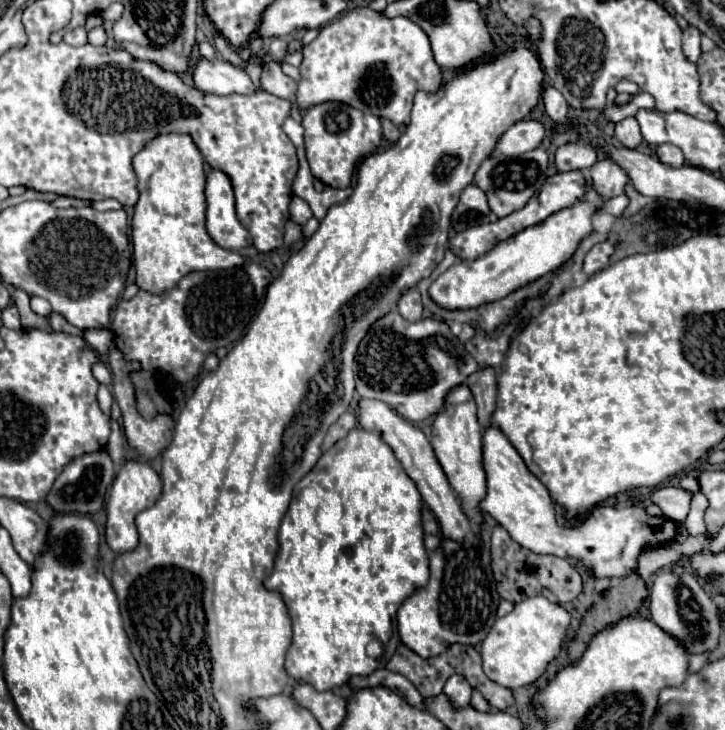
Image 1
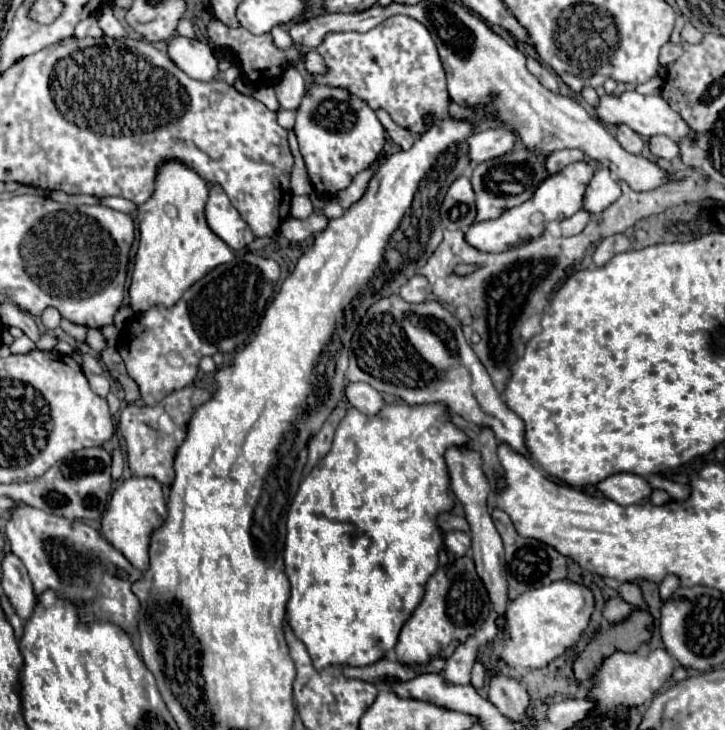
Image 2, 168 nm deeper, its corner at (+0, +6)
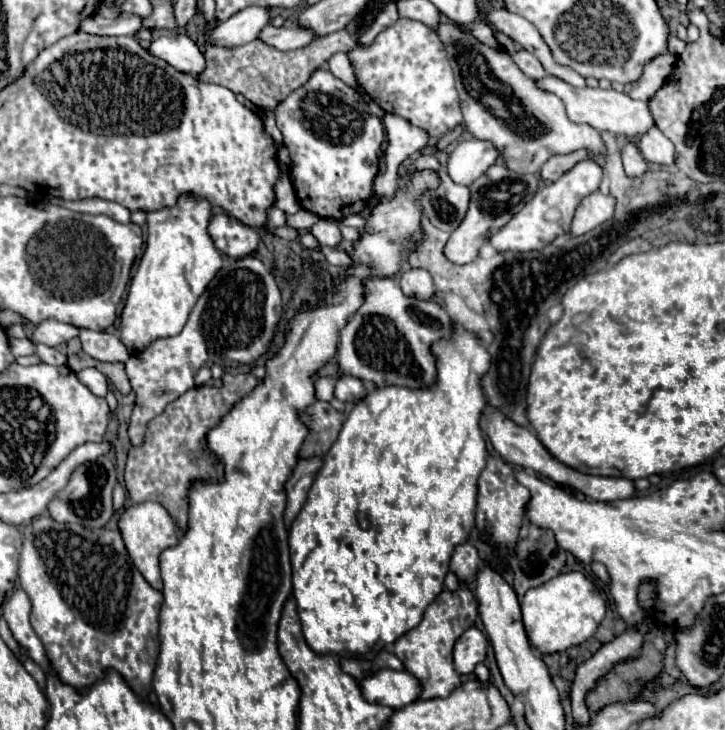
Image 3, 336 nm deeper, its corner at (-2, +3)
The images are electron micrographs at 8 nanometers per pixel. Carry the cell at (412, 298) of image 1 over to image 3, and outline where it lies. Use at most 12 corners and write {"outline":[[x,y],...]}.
{"outline":[[406,270],[400,288],[406,296],[430,300],[432,276],[426,270]]}

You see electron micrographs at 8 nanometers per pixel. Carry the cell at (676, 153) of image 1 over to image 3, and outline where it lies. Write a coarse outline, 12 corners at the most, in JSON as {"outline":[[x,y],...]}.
{"outline":[[650,128],[638,146],[648,162],[674,164],[674,144]]}

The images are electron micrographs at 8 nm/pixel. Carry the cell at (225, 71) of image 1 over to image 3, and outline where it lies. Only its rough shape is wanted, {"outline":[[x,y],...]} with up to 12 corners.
{"outline":[[186,34],[156,38],[150,52],[184,74],[206,70]]}

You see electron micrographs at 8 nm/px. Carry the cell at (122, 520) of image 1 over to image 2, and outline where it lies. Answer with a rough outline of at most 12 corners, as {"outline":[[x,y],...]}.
{"outline":[[130,477],[112,493],[102,533],[146,571],[168,517],[162,485]]}

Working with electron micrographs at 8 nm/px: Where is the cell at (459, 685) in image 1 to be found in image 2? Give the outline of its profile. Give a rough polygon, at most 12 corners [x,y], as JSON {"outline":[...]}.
{"outline":[[486,619],[446,661],[444,677],[456,685],[470,683],[470,671],[482,645],[498,635]]}

